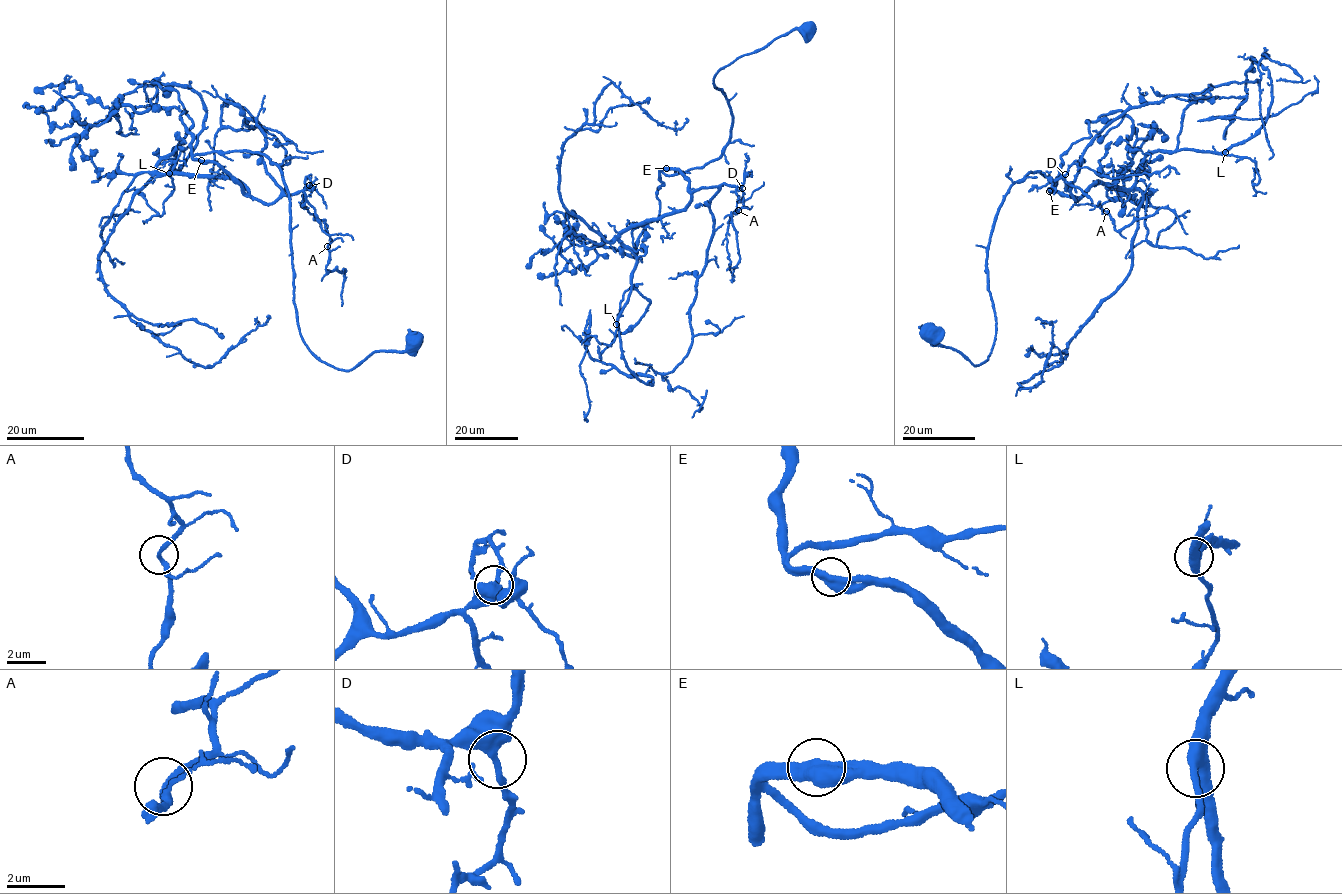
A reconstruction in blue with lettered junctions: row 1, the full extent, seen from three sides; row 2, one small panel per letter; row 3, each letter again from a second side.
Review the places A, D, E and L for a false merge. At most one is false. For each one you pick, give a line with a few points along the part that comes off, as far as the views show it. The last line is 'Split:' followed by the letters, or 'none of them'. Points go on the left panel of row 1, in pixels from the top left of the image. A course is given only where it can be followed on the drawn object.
Split: none of them

